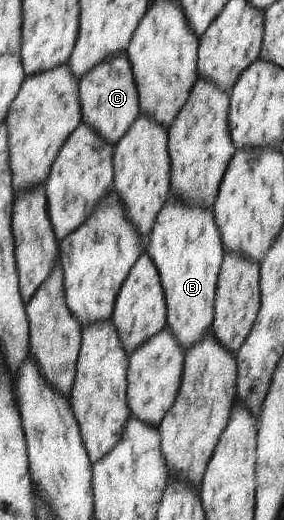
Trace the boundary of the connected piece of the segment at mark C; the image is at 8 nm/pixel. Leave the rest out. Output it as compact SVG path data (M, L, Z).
M127 53L119 58L102 62L90 74L85 75L80 81L79 98L83 122L106 142L116 147L141 116L139 91Z

